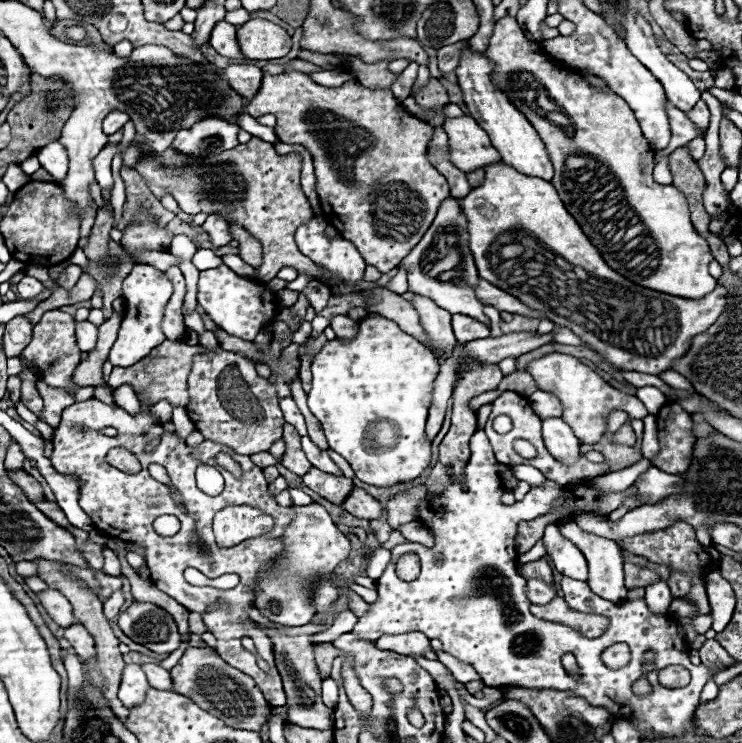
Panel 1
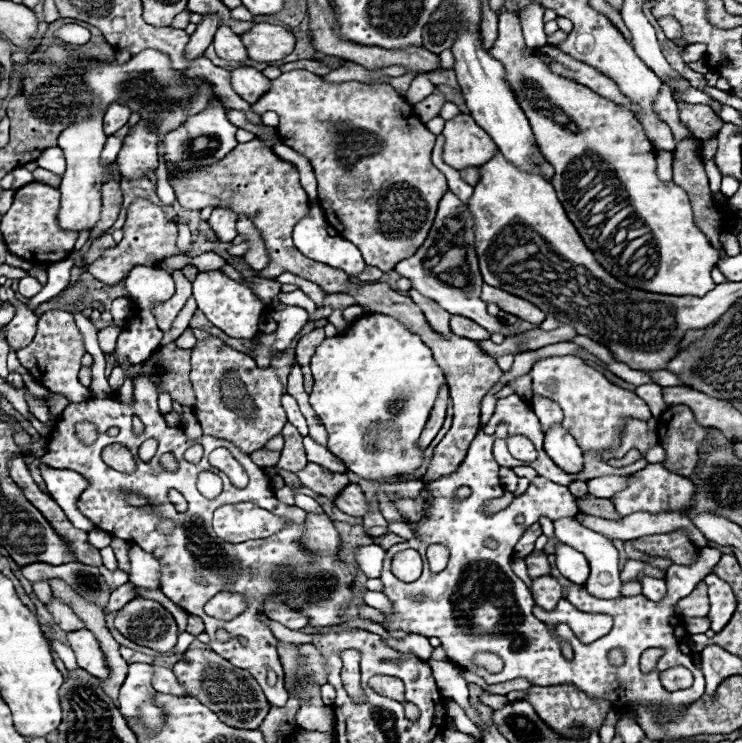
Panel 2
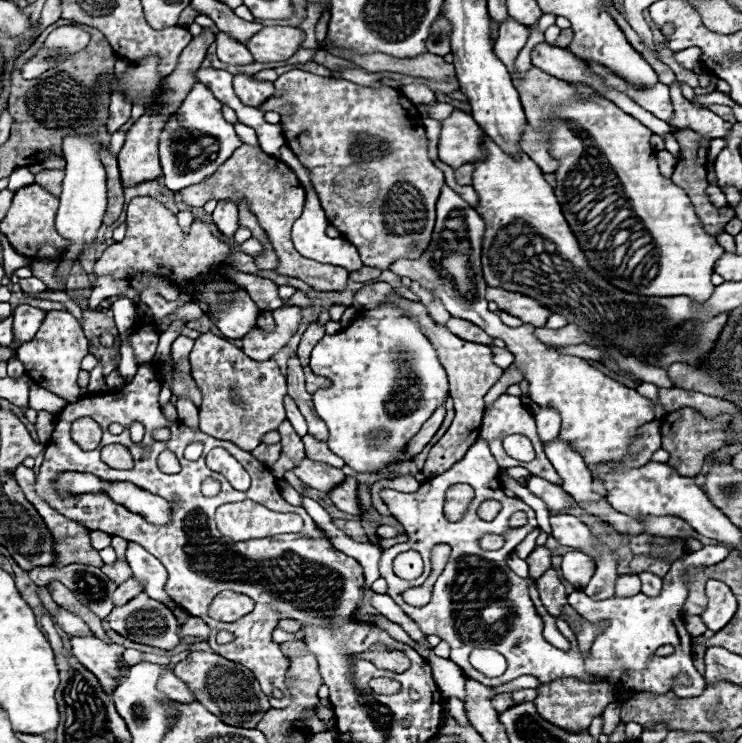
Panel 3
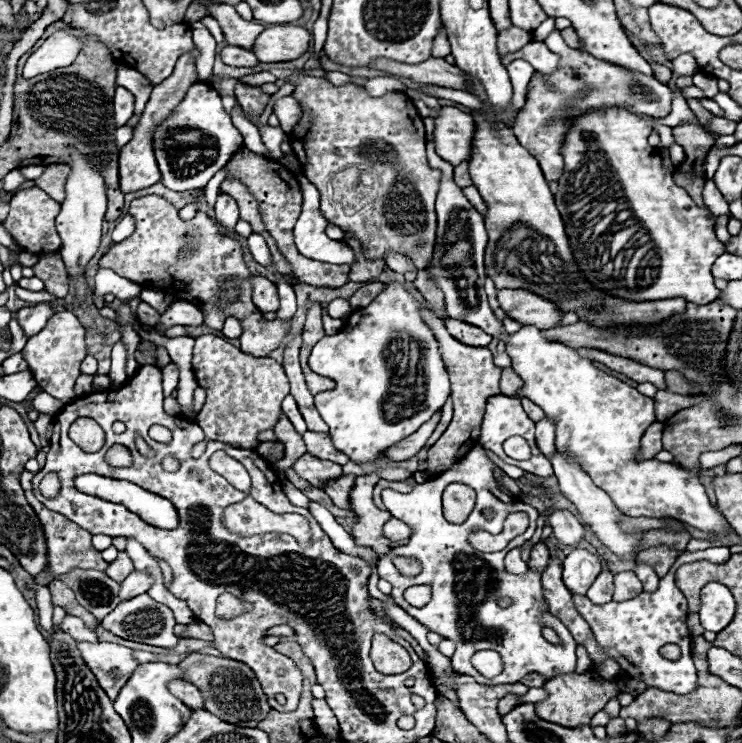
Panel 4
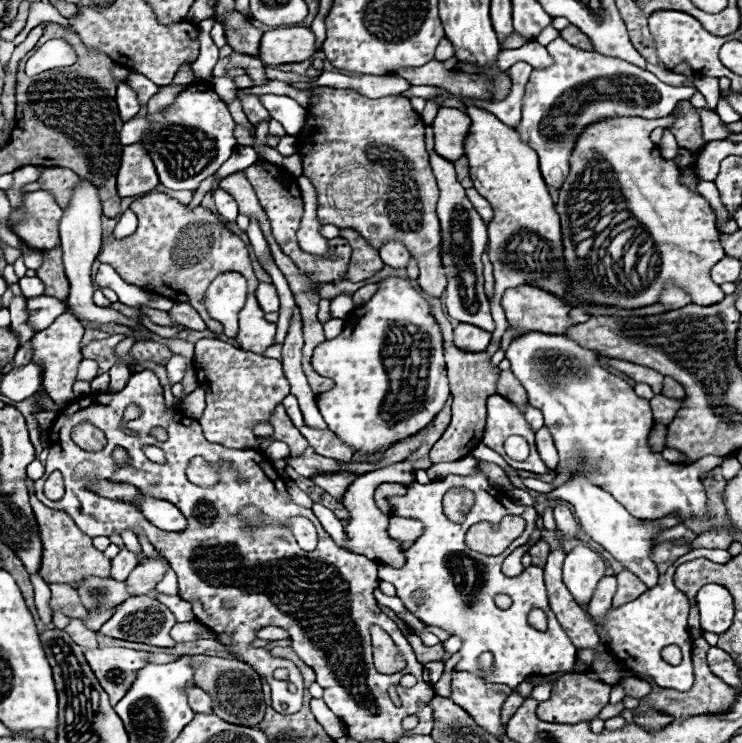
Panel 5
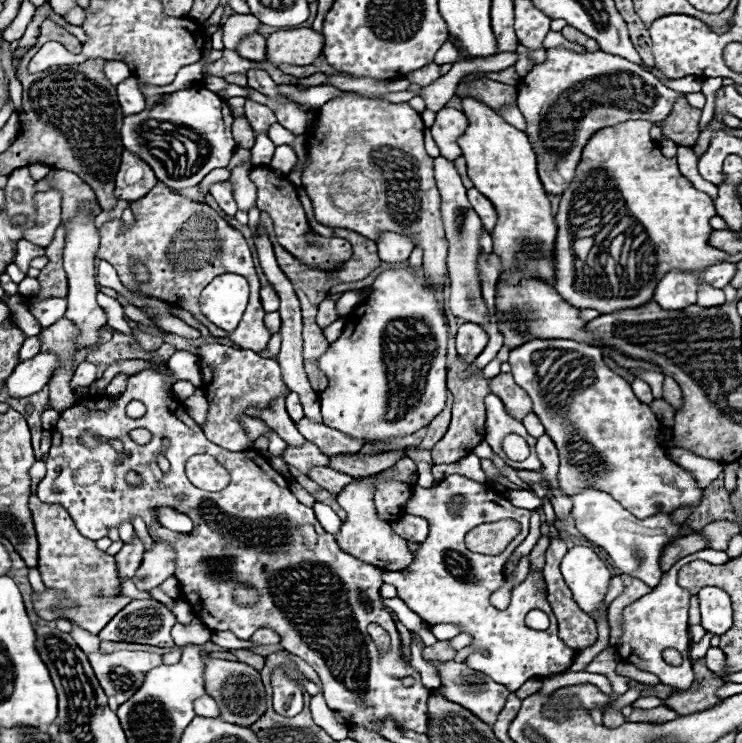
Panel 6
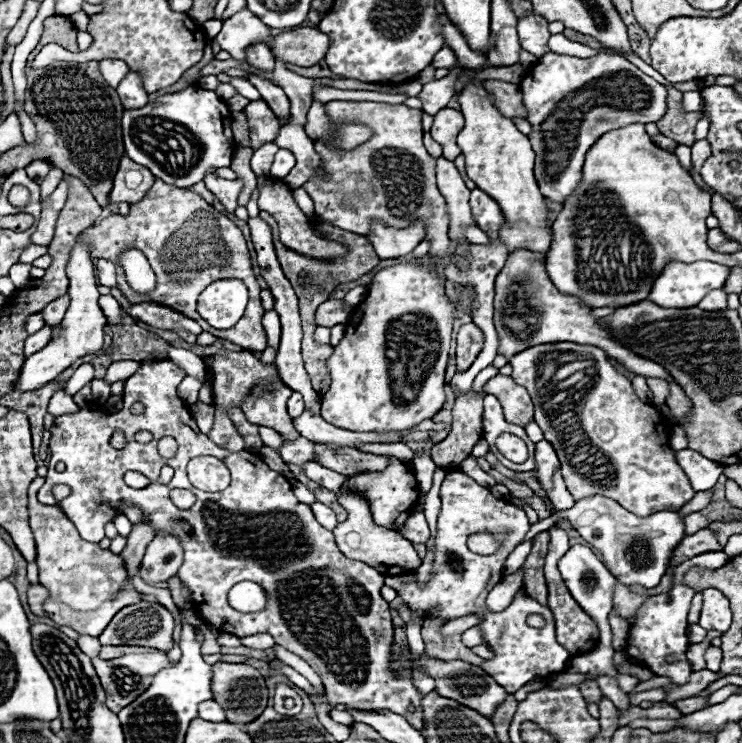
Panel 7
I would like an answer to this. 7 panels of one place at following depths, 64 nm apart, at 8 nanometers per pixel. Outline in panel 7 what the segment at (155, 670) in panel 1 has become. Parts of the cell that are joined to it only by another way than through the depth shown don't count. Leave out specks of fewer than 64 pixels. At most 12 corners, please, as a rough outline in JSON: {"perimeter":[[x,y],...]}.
{"perimeter":[[214,700],[202,702],[198,716],[208,722],[226,722],[224,708]]}

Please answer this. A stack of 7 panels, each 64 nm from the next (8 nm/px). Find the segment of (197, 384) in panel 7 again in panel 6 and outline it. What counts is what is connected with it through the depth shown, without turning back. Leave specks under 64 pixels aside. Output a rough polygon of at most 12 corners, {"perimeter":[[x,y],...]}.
{"perimeter":[[188,380],[174,384],[174,396],[183,401],[195,393],[196,387]]}

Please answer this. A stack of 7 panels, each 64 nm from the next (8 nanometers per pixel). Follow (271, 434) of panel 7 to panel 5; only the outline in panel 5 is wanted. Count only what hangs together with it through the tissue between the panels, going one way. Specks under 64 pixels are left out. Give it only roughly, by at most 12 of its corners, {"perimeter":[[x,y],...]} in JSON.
{"perimeter":[[280,440],[266,448],[270,460],[280,460],[290,454],[288,446]]}

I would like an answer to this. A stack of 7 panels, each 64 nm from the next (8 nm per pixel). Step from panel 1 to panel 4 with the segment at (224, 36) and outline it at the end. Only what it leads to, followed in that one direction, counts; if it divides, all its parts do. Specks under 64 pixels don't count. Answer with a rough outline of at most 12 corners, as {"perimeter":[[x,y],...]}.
{"perimeter":[[226,46],[222,60],[228,66],[254,68],[254,52]]}

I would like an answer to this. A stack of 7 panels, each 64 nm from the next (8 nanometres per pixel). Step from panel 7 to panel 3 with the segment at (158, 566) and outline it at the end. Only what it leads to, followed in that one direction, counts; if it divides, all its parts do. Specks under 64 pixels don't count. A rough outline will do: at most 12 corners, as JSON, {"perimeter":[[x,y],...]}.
{"perimeter":[[128,578],[114,592],[114,606],[122,606],[144,590],[142,582]]}

